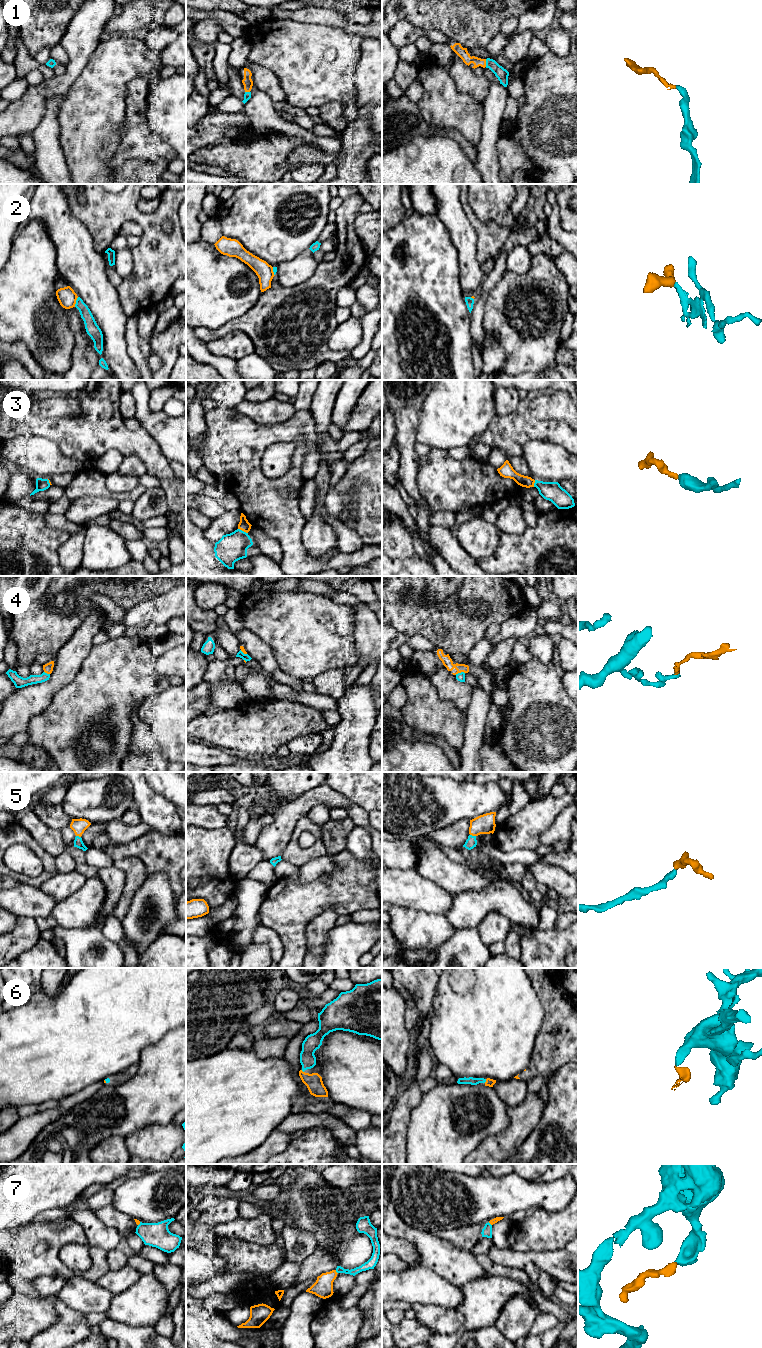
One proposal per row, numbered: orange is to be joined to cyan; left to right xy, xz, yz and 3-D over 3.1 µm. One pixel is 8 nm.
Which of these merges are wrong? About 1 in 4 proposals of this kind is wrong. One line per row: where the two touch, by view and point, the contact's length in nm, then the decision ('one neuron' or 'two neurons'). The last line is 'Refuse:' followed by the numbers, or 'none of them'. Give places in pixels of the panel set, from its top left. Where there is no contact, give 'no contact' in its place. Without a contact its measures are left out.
1: meets cyan in yz at (486, 63); contact 60 nm long; one neuron
2: meets cyan in xy at (76, 302); contact 90 nm long; two neurons
3: meets cyan in xz at (243, 531); contact 90 nm long; one neuron
4: meets cyan in yz at (459, 673); contact 80 nm long; two neurons
5: meets cyan in yz at (473, 836); contact 50 nm long; one neuron
6: meets cyan in yz at (485, 1081); contact 40 nm long; one neuron
7: meets cyan in xz at (336, 1271); contact 40 nm long; two neurons
Refuse: 2, 4, 7

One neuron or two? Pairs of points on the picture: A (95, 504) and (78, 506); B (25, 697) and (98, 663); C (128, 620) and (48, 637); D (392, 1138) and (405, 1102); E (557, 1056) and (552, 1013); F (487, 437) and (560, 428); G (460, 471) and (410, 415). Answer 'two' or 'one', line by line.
A: one
B: two
C: two
D: one
E: one
F: one
G: two

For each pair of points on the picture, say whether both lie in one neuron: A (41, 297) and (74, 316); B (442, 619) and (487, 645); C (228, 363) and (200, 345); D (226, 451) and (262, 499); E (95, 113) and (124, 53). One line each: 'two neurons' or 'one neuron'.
A: two neurons
B: two neurons
C: one neuron
D: one neuron
E: one neuron

